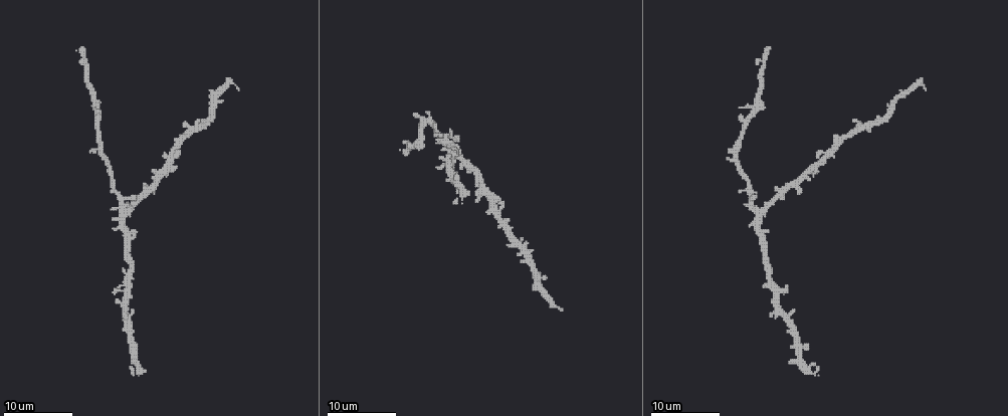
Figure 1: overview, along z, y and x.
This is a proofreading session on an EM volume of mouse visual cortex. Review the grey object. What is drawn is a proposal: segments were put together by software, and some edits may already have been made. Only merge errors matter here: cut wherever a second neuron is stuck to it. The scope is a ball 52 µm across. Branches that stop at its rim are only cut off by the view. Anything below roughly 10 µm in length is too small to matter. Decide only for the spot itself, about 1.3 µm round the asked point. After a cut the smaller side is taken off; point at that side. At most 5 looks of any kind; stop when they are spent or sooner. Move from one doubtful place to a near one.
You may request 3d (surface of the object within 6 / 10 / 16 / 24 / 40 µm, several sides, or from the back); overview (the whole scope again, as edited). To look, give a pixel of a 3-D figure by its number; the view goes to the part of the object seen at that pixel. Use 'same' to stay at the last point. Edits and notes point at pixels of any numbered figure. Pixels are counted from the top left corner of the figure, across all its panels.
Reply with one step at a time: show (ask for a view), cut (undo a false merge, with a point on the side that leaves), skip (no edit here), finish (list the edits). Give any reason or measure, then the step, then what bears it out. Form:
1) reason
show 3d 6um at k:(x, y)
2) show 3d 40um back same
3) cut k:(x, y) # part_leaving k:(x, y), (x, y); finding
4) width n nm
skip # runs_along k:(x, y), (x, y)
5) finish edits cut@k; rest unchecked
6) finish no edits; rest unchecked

thin neck
show 3d 10um at 1:(127, 259)

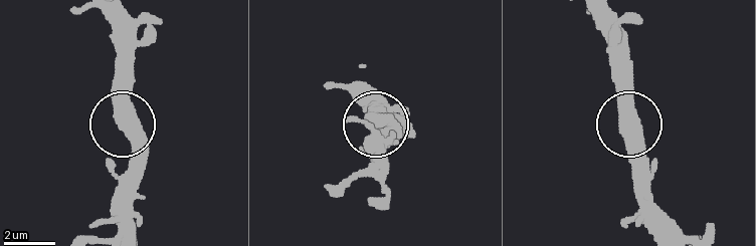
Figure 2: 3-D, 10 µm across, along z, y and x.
skip # runs_along 2:(108, 14), (121, 59), (121, 125), (134, 150), (134, 193); continuous, no second neuron

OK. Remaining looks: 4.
show 3d 16um at 1:(140, 195)

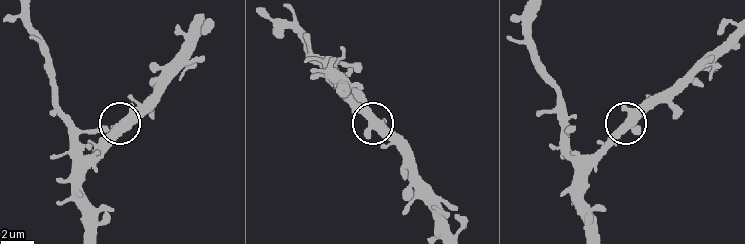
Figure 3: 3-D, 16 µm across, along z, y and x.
closer look
show 3d 6um at 3:(121, 122)

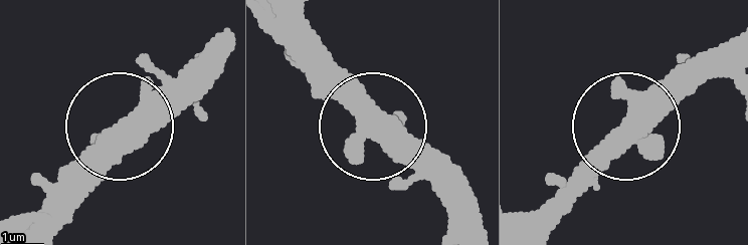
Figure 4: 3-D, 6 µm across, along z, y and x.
width 430 nm
skip # one neuron here

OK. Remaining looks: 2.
two arms in line, one across
show 3d 6um at 1:(120, 216)

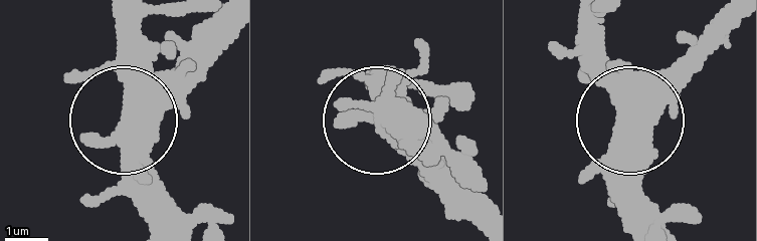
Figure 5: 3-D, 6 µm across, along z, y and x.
show 3d 6um back at 5:(626, 108)

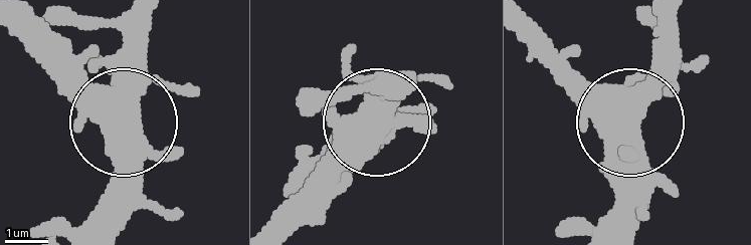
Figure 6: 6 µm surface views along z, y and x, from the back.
width 480 nm
skip # continuous, no second neuron

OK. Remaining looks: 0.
finish no edits; rest unchecked

